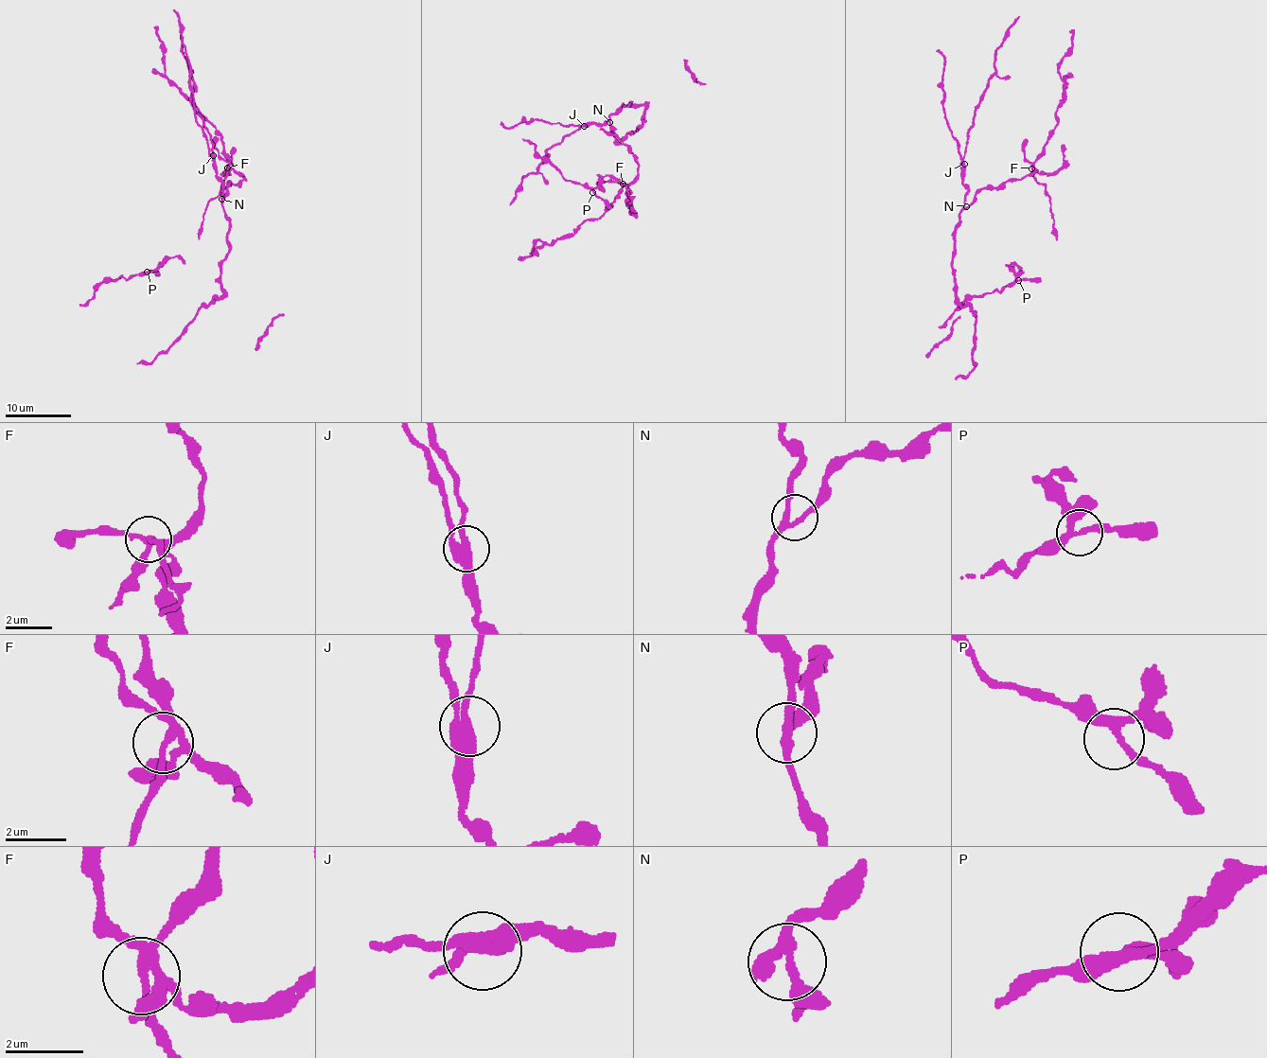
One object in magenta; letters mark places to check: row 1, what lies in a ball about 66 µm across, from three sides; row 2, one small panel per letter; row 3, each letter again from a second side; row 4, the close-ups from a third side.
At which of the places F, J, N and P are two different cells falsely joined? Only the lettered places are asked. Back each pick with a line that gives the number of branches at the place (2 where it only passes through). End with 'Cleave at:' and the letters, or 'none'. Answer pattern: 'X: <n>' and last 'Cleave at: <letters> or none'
F: 4
J: 3
Cleave at: F, J

